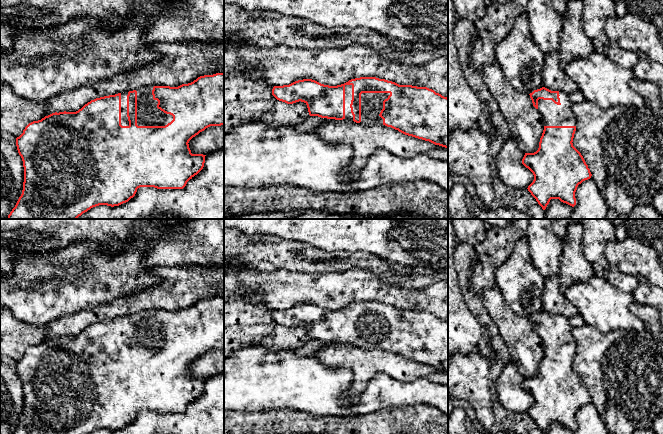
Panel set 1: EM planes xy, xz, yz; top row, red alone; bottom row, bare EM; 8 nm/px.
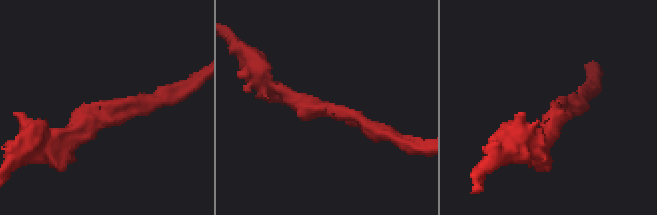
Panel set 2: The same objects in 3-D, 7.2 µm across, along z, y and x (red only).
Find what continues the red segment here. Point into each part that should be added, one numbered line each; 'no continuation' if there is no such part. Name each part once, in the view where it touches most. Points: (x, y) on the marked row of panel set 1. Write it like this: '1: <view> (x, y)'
1: xy (148, 114)

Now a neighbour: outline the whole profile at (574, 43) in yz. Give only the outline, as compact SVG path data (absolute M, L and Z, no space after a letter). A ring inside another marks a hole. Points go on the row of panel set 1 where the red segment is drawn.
M569 0L567 15L560 33L560 69L564 68L574 59L587 58L595 52L593 42L583 31L581 17L583 3L581 0Z

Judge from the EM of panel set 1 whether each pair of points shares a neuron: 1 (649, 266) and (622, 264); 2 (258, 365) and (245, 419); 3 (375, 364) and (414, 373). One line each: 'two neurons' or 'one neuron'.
1: one neuron
2: two neurons
3: one neuron

